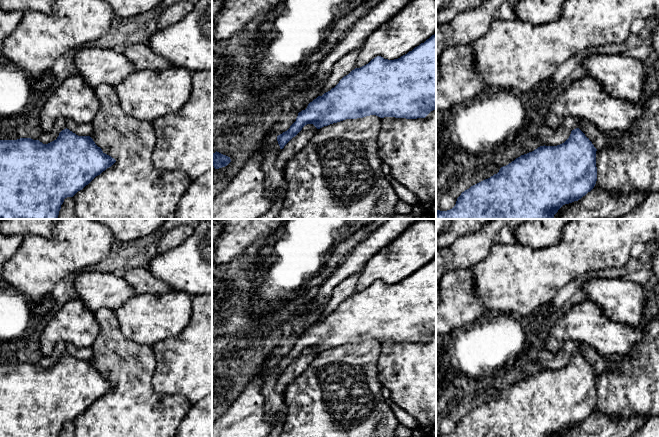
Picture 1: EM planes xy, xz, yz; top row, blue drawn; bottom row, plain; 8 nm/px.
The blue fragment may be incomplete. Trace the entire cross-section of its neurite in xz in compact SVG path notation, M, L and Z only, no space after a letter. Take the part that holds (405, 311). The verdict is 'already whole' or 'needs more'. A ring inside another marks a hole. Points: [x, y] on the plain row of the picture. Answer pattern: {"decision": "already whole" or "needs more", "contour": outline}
{"decision": "already whole", "contour": "M436 257L424 267L398 283L388 284L381 280L372 283L368 288L355 292L344 300L330 315L318 320L310 326L305 334L298 337L296 345L290 352L277 360L280 373L295 361L307 348L313 348L317 353L346 343L363 342L376 339L380 342L395 341L406 343L425 342L436 333Z"}

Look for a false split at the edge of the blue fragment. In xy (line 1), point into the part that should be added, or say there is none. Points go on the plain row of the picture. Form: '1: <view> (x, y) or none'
1: none

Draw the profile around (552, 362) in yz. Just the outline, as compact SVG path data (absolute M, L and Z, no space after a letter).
M566 341L560 346L560 350L548 355L544 361L545 370L557 370L564 367L570 360L571 355L578 352L580 348L587 347L584 343L578 341Z

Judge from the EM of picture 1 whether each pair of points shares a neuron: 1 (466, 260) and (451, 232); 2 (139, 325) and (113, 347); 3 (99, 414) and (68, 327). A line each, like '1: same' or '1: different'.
1: different
2: different
3: different

